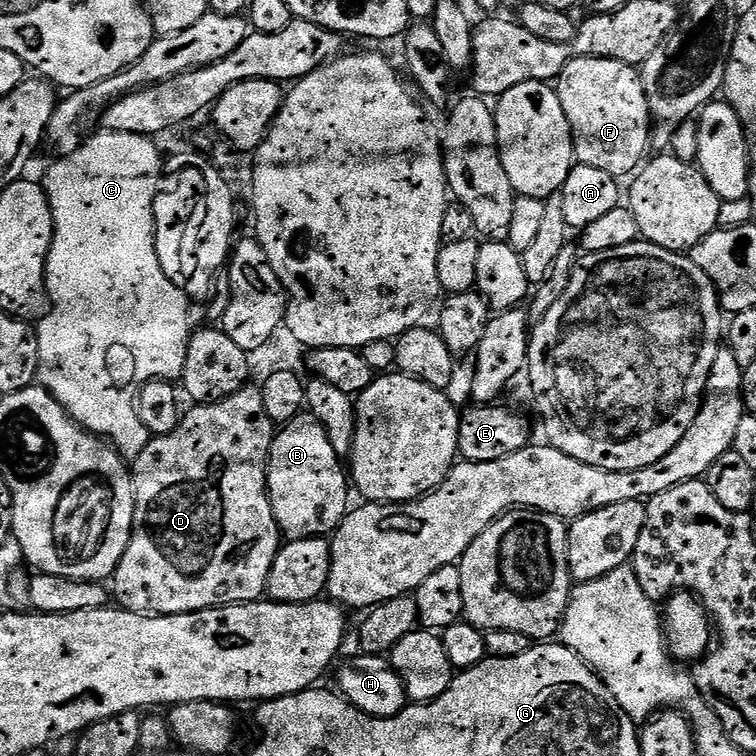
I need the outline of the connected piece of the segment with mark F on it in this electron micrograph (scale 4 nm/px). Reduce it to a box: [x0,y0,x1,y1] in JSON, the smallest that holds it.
[554,56,652,178]

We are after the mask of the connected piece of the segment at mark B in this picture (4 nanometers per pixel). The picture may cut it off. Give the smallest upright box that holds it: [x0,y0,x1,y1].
[268,414,350,541]

